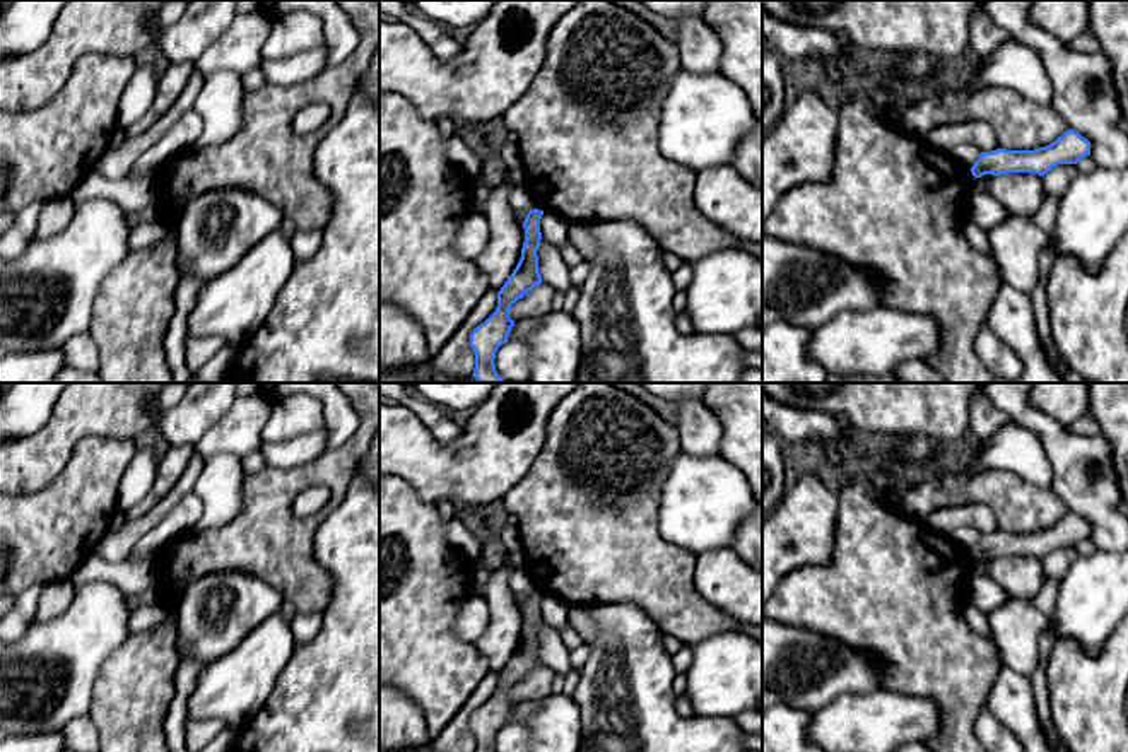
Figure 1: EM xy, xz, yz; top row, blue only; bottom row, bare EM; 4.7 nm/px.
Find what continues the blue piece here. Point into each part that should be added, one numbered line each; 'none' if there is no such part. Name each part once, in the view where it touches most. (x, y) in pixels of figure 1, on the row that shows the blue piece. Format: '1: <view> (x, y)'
none

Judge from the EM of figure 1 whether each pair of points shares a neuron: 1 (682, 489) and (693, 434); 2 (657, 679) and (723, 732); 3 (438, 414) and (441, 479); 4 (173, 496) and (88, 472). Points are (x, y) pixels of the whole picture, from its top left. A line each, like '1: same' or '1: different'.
1: different
2: same
3: different
4: different

